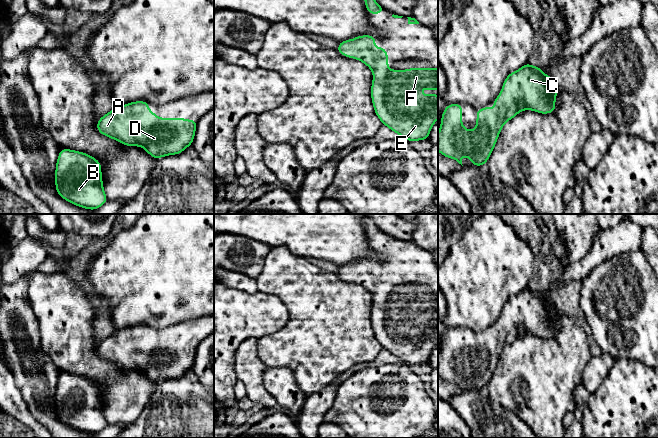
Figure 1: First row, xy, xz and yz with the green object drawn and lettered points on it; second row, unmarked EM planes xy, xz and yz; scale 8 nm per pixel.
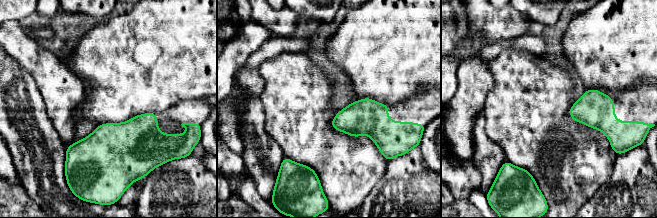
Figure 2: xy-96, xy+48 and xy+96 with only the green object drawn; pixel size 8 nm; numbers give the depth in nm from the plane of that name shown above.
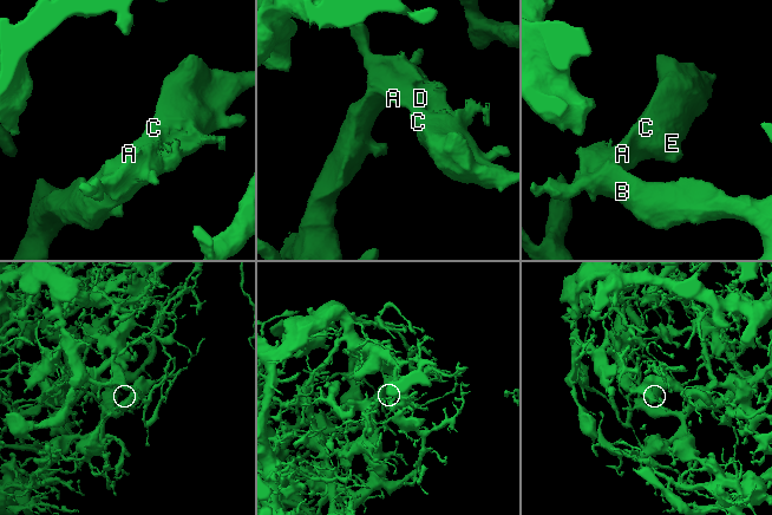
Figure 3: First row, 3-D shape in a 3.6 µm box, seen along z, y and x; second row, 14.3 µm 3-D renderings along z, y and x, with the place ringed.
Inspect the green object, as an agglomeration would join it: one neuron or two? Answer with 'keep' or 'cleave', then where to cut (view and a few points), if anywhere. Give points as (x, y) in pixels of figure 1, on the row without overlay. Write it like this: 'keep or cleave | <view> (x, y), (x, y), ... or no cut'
keep | no cut

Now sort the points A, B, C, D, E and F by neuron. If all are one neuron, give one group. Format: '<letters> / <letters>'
A B C D E F

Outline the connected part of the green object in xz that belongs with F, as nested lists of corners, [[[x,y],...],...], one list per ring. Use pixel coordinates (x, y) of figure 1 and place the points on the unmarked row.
[[[362,259],[351,264],[339,266],[336,274],[343,280],[362,285],[373,295],[371,310],[371,323],[377,341],[383,349],[402,360],[407,365],[428,364],[430,354],[438,343],[438,320],[420,319],[418,315],[423,312],[438,313],[438,292],[409,292],[407,294],[389,294],[388,277],[384,271],[374,272],[372,267],[379,265],[371,259]]]

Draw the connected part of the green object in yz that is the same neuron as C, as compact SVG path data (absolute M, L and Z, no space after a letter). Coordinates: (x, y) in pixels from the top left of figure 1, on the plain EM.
M527 286L504 304L499 320L493 325L494 337L490 336L490 328L476 334L476 354L463 351L461 327L448 328L441 341L438 375L461 389L460 380L469 380L471 389L486 389L504 348L522 334L554 336L558 312L553 301Z

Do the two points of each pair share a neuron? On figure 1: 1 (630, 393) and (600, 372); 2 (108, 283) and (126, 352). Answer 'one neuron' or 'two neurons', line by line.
1: two neurons
2: two neurons

